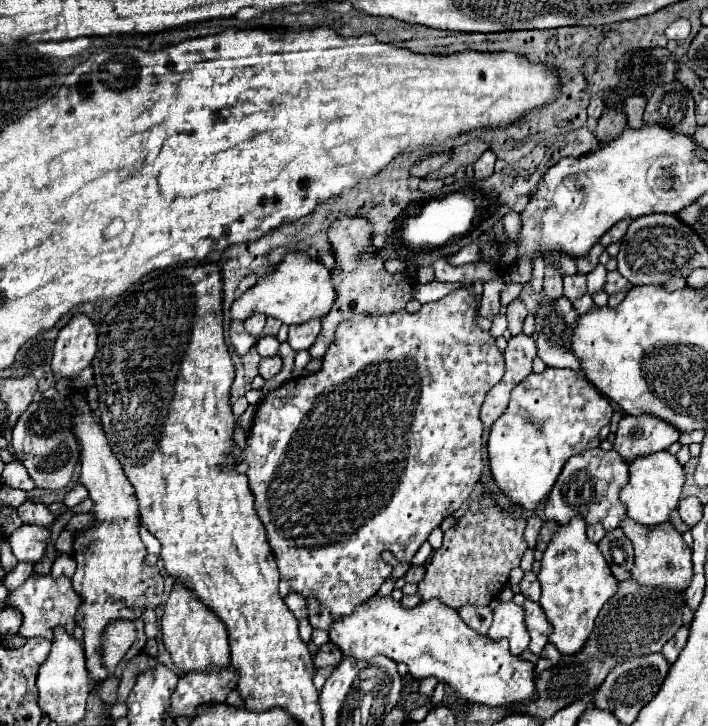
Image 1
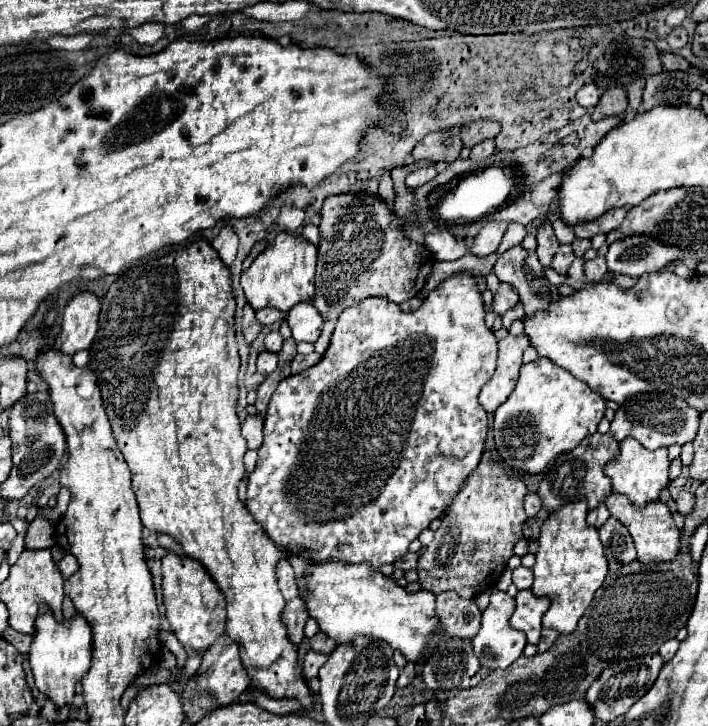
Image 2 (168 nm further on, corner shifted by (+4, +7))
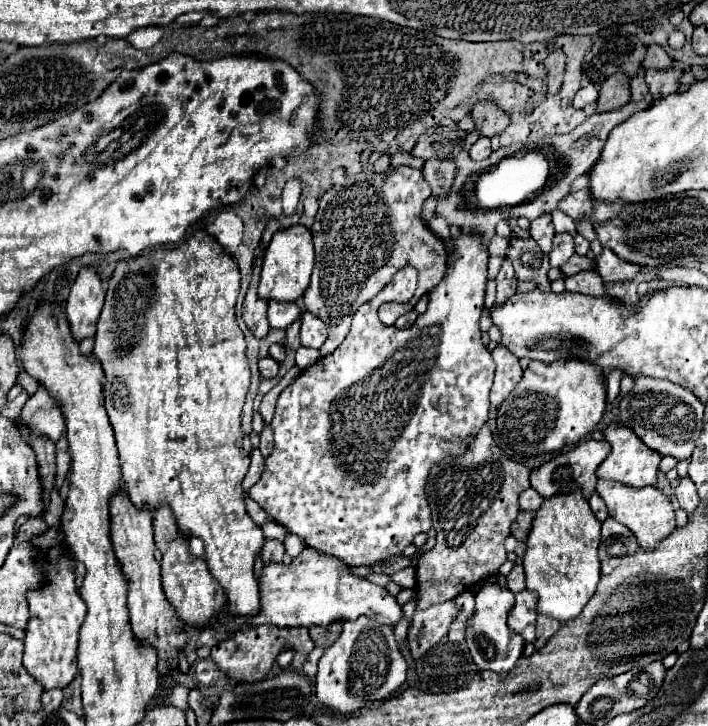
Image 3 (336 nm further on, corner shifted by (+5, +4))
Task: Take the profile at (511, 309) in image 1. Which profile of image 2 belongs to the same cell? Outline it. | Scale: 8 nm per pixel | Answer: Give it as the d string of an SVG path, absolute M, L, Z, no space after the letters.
M499 283L499 289L497 289L495 299L491 303L491 311L497 315L503 315L507 309L515 307L517 301L519 301L517 289L513 289L513 285L509 285L509 283Z

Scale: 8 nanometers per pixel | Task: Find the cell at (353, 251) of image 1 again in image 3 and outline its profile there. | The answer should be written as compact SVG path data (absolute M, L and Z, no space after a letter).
M400 166L384 174L360 172L350 176L342 184L334 184L320 198L322 202L312 226L316 266L302 300L306 310L328 326L328 338L320 348L322 356L328 356L340 346L350 330L354 312L374 298L400 268L412 266L418 270L418 290L410 302L400 304L400 316L410 312L420 296L444 278L448 260L444 242L420 218L422 202L430 192L420 170Z

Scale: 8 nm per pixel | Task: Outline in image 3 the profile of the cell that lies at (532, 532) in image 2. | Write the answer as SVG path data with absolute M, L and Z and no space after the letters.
M520 512L512 524L512 536L516 540L526 540L528 532L532 530L532 520L534 520L536 512Z

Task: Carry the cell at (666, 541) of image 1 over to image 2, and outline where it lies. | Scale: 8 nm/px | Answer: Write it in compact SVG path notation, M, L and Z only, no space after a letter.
M611 491L605 501L607 509L613 517L617 517L631 533L635 547L637 547L637 561L641 563L661 563L661 561L673 561L679 553L679 529L671 517L671 511L661 501L651 501L645 507L637 507L631 503L625 495Z

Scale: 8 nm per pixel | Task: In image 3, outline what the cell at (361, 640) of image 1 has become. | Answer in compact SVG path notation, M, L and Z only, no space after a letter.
M304 548L290 566L286 564L266 564L260 578L260 602L262 610L254 618L234 618L214 620L214 628L234 632L244 624L274 624L280 628L292 626L320 626L328 628L334 622L356 620L358 616L368 616L368 620L378 624L398 624L404 618L402 606L394 596L388 594L386 588L372 584L366 578L354 576L352 570L336 556L324 556L312 548Z

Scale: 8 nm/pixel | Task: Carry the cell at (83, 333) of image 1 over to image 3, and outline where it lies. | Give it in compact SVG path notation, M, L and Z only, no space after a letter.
M82 268L66 304L66 316L74 342L82 342L96 334L96 322L104 304L104 290L94 270Z

